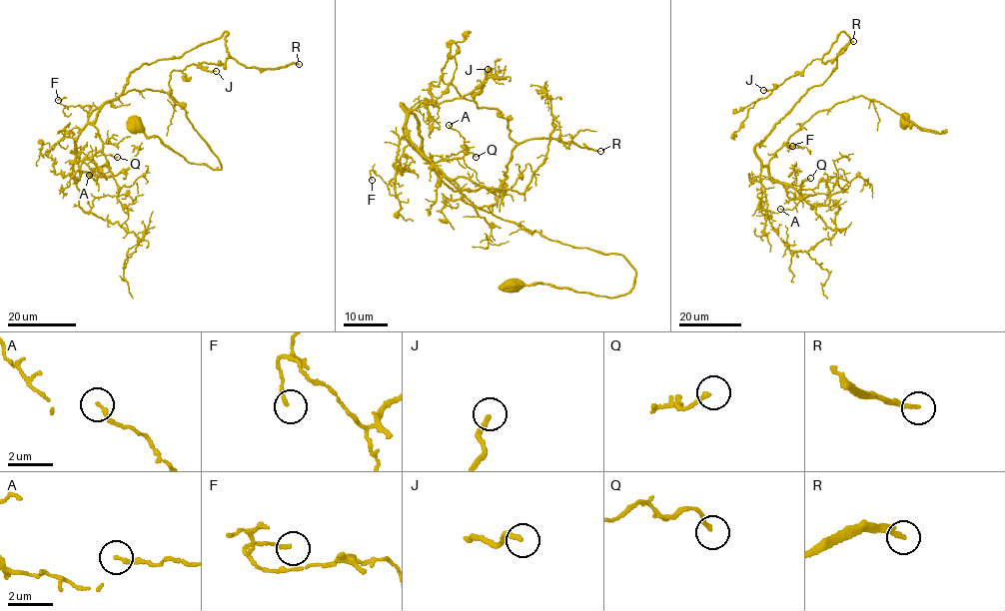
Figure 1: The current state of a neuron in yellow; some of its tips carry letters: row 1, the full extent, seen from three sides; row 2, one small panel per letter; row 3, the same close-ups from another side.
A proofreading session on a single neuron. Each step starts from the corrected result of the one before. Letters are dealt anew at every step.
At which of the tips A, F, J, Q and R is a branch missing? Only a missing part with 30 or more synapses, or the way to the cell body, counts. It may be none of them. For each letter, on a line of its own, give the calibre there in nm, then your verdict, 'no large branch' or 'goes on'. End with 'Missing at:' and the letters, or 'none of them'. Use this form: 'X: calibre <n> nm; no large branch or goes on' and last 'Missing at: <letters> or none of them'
A: calibre 160 nm; no large branch
F: calibre 140 nm; no large branch
J: calibre 200 nm; no large branch
Q: calibre 170 nm; no large branch
R: calibre 220 nm; goes on
Missing at: R

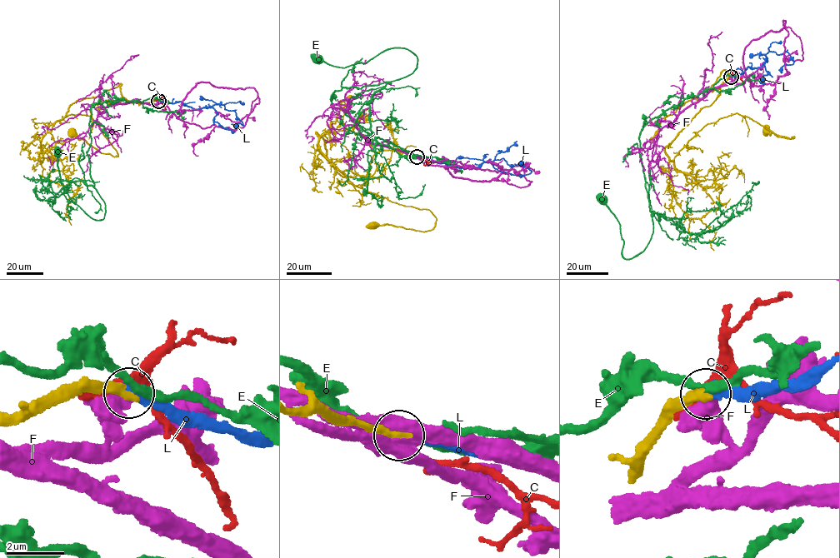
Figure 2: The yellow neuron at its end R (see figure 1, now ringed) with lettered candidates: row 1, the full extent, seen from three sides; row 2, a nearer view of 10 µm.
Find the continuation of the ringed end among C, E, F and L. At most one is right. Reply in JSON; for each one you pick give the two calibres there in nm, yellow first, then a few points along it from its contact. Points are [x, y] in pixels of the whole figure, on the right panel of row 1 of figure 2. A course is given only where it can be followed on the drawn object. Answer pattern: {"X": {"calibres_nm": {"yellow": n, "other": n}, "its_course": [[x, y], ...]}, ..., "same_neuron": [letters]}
{"L": {"calibres_nm": {"yellow": 280, "other": 300}, "its_course": [[731, 76], [749, 67], [761, 67], [769, 52], [777, 54], [786, 52], [793, 61], [778, 69]]}, "same_neuron": ["L"]}

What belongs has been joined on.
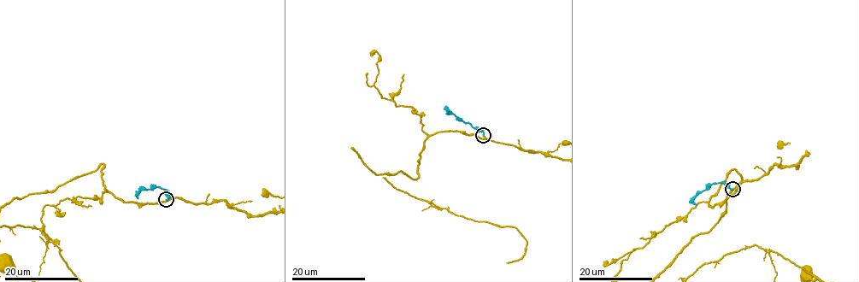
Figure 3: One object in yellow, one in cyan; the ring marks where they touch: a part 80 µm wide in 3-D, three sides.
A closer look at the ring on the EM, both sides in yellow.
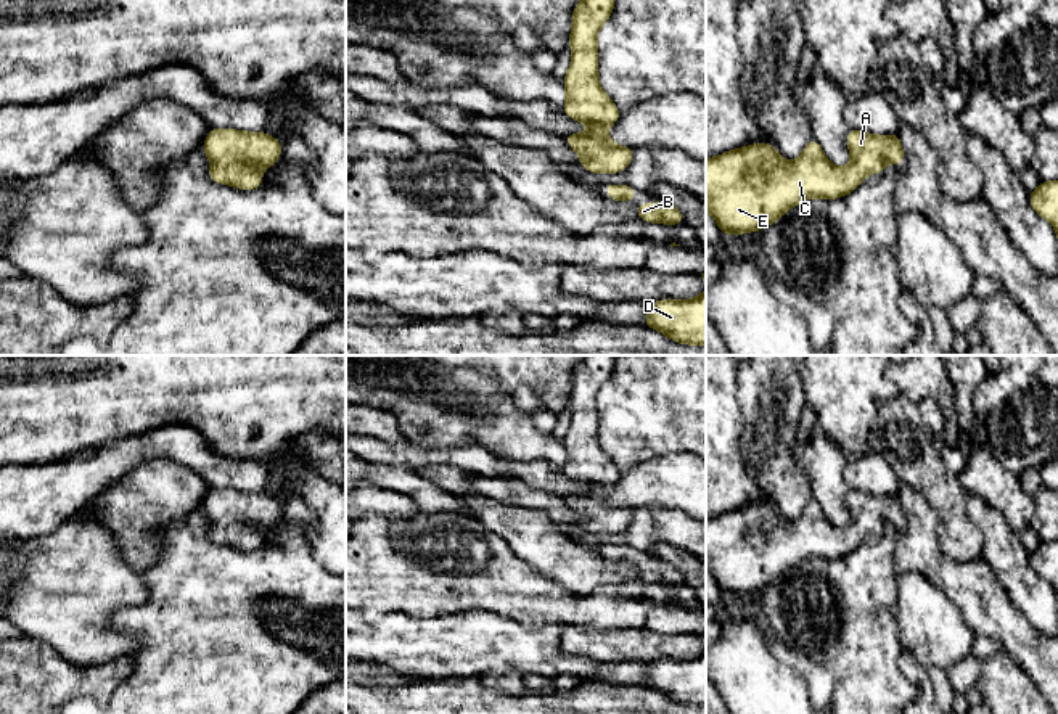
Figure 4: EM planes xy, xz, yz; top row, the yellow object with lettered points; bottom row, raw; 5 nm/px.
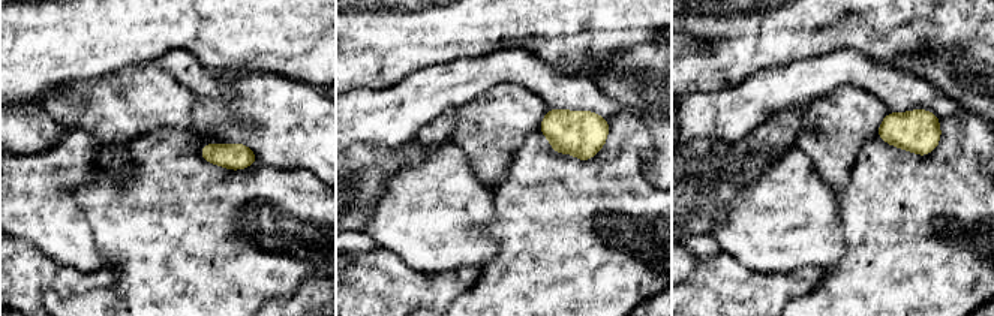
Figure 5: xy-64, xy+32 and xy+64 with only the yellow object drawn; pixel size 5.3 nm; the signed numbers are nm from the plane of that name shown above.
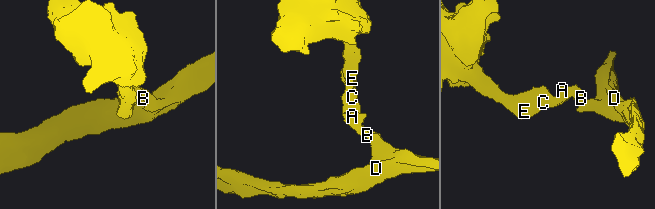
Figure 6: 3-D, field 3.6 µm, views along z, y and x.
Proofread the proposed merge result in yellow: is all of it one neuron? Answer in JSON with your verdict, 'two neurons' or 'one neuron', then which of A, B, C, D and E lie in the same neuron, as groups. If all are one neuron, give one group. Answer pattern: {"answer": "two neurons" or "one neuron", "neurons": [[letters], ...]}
{"answer": "one neuron", "neurons": [["A", "B", "C", "D", "E"]]}

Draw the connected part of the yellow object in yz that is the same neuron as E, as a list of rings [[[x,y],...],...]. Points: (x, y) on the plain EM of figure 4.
[[[851,489],[846,499],[852,523],[833,526],[810,499],[796,521],[781,519],[770,503],[756,503],[706,519],[706,571],[722,595],[761,592],[809,558],[835,560],[854,552],[886,523],[900,526],[897,494],[871,495]]]

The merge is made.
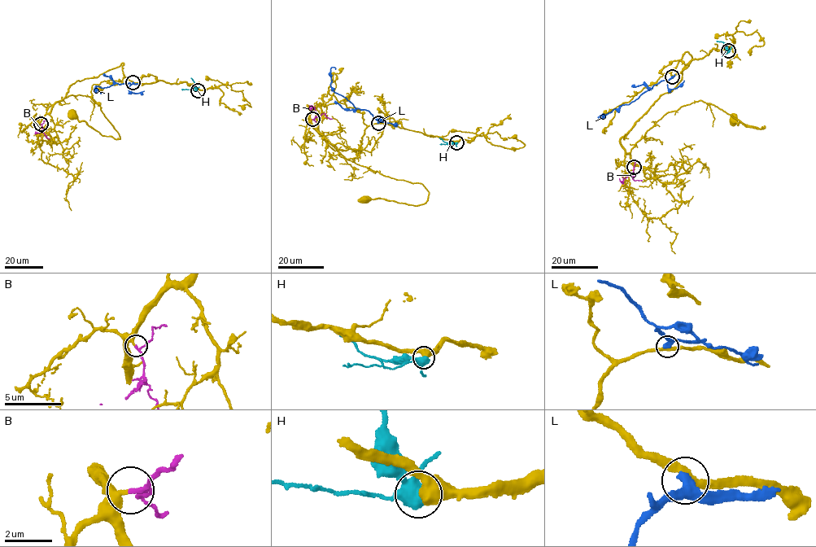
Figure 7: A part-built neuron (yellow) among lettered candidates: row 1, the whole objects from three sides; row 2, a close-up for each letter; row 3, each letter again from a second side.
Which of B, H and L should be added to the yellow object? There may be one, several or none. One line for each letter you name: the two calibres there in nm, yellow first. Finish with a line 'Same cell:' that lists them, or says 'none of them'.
B: 240/150 nm
Same cell: B

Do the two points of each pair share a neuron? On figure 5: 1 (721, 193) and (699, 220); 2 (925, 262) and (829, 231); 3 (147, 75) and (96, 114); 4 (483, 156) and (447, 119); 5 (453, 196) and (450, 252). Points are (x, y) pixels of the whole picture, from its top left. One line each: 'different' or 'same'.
1: same
2: different
3: same
4: different
5: same

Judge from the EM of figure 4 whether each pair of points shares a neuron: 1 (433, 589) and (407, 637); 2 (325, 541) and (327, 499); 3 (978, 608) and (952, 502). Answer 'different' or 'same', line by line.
1: different
2: same
3: different

